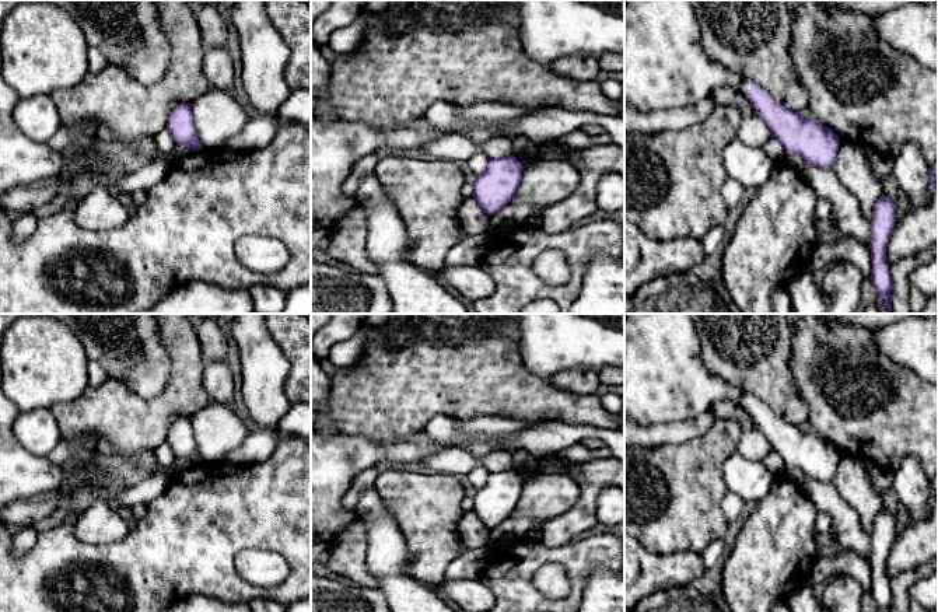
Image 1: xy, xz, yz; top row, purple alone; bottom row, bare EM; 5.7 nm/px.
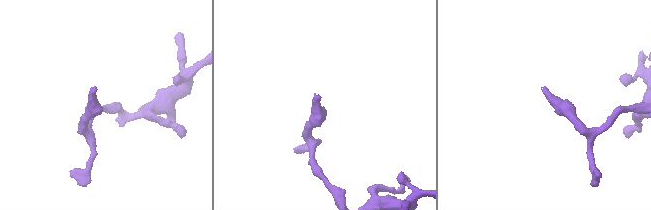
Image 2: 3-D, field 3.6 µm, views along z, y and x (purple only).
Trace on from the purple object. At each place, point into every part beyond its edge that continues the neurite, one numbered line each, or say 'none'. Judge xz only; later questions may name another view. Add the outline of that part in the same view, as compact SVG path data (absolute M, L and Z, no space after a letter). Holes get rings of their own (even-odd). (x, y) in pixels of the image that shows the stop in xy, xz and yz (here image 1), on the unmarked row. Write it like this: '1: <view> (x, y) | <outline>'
none

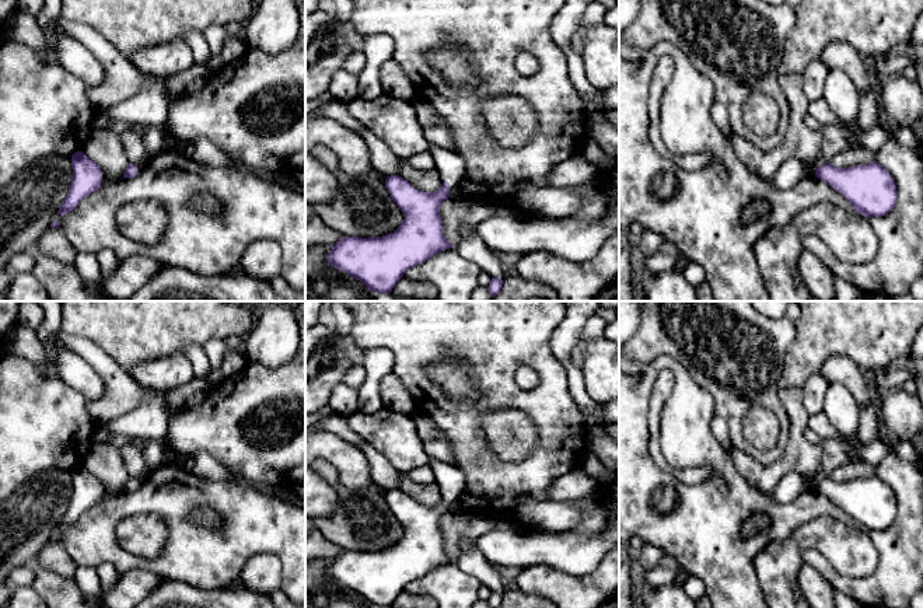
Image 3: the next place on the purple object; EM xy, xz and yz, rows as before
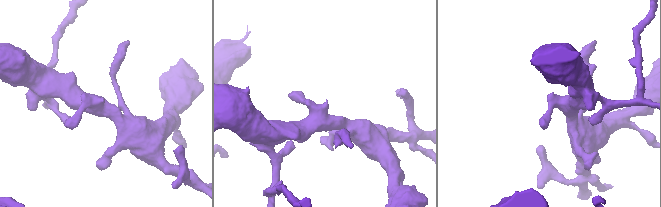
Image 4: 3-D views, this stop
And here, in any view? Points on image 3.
1: xz (450, 478) | M431 458L429 465L434 472L434 482L440 488L441 499L444 499L447 495L450 503L454 503L466 483L464 472L457 465L445 464Z

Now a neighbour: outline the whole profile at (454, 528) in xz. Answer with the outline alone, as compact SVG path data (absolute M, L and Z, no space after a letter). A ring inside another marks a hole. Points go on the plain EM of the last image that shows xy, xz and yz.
M448 511L440 518L444 549L455 562L462 553L461 542L464 539L475 542L479 535L490 531L493 527L493 518Z

